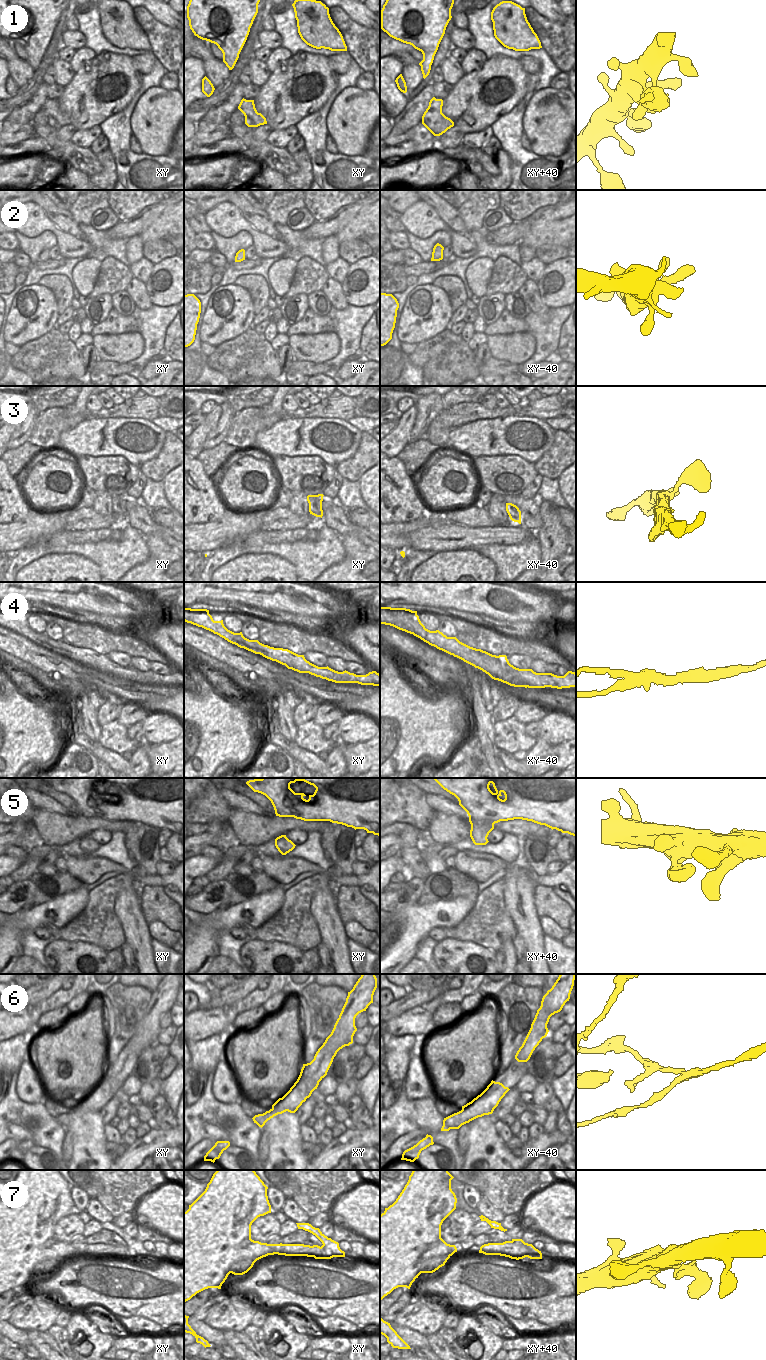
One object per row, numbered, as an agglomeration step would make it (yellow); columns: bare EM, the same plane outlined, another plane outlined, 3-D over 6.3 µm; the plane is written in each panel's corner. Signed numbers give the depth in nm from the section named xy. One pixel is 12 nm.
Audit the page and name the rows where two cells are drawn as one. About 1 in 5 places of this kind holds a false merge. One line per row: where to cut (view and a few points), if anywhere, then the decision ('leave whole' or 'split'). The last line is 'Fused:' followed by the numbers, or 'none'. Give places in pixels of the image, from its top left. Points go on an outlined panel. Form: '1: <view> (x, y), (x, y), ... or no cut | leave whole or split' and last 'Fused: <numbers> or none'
1: no cut | leave whole
2: no cut | leave whole
3: no cut | leave whole
4: xy (245, 638), (235, 644) | split
5: no cut | leave whole
6: xy (299, 1076), (319, 1081) | split
7: no cut | leave whole
Fused: 4, 6

